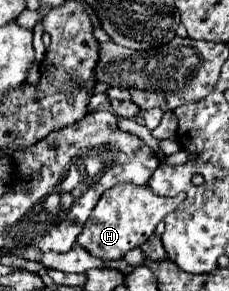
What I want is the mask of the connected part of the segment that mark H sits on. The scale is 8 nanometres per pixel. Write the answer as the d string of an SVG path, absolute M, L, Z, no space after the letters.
M118 184L106 190L92 210L82 234L78 236L78 244L94 254L94 258L102 258L104 262L122 260L126 252L142 246L156 230L158 222L164 220L166 214L176 210L186 200L186 194L178 194L176 198L156 196L148 186L132 186L132 184Z

